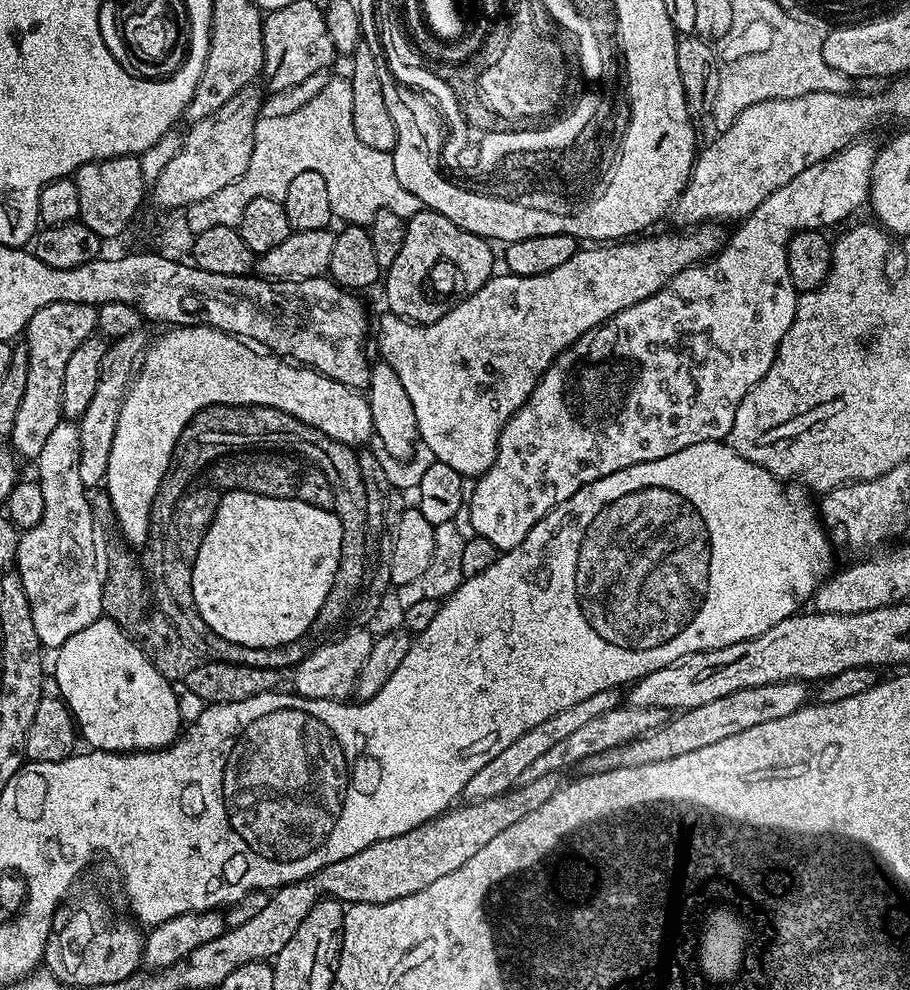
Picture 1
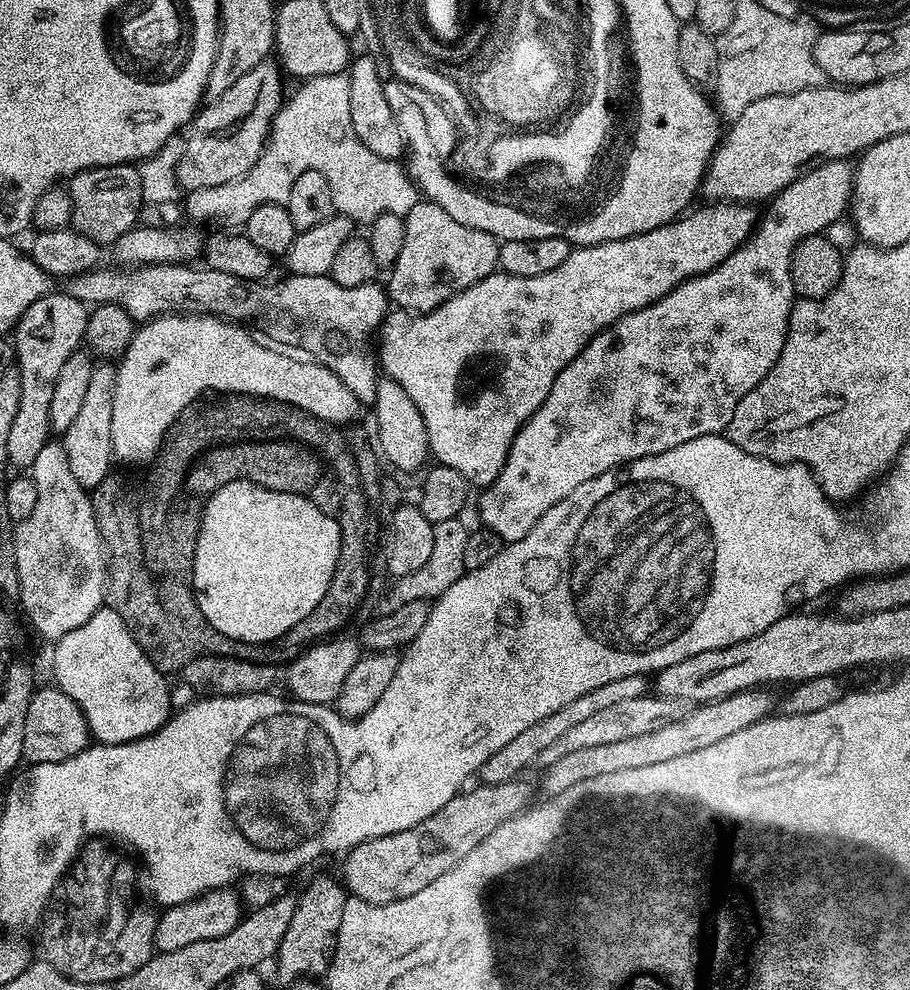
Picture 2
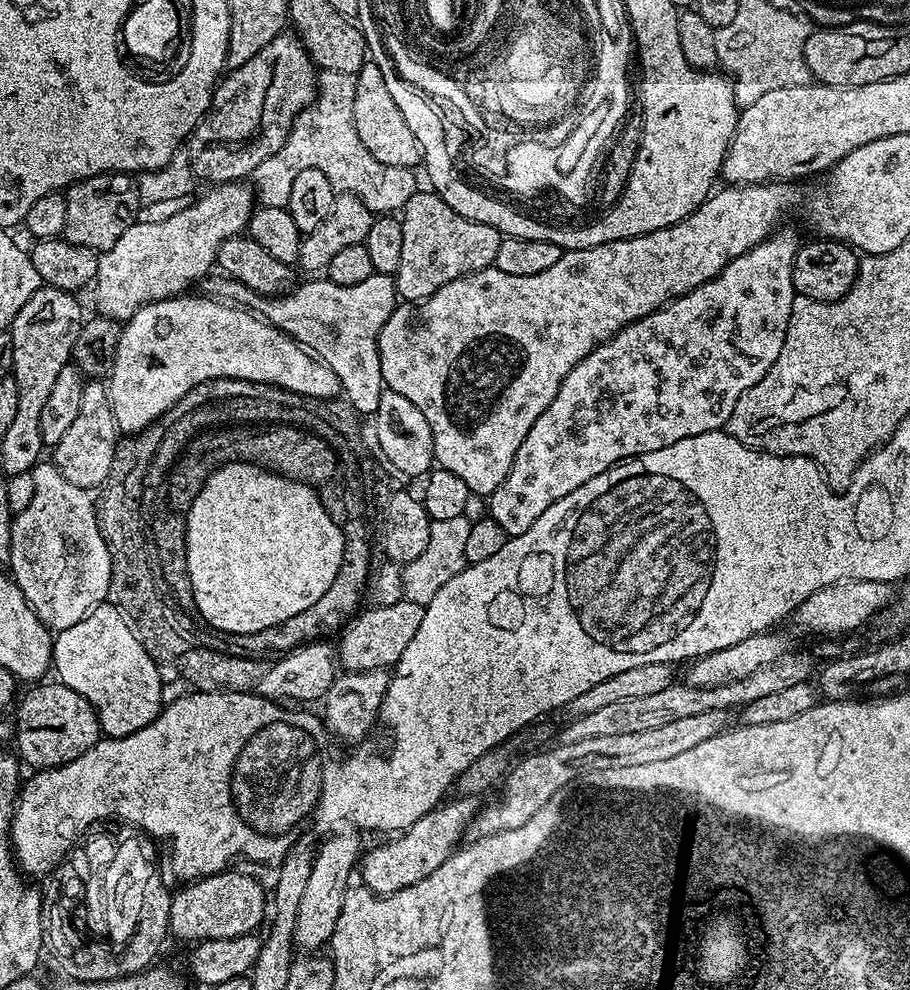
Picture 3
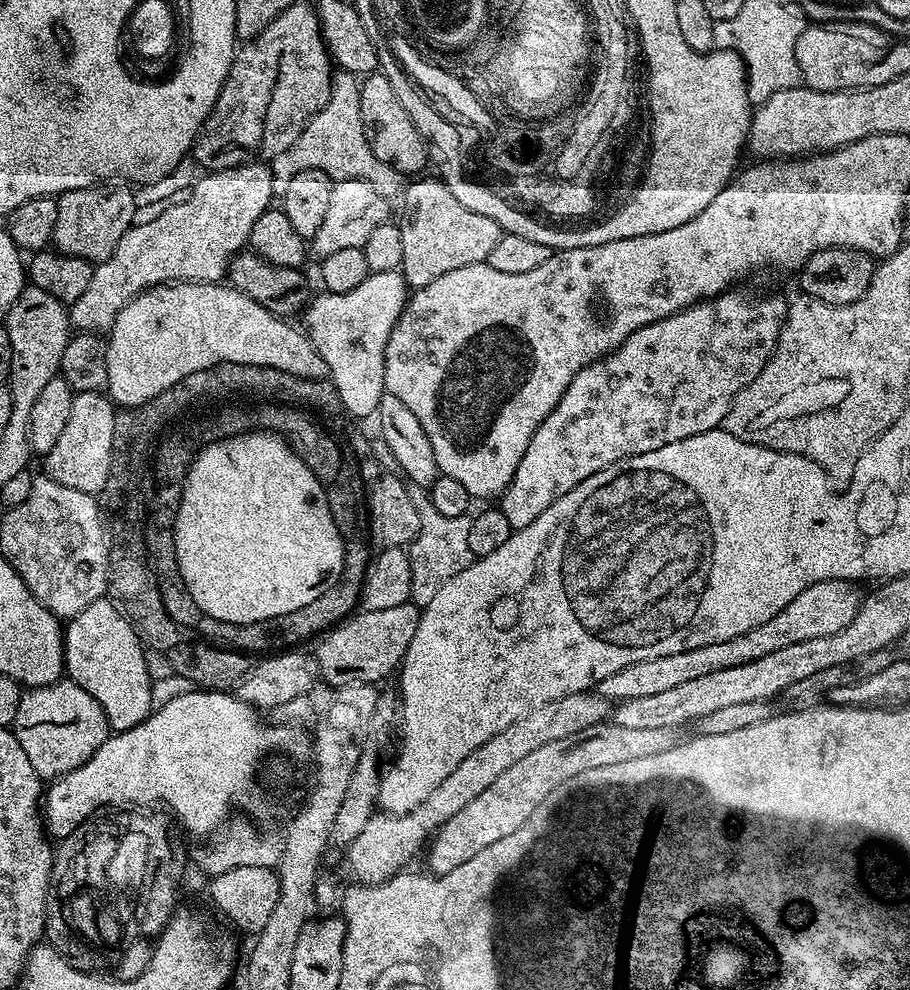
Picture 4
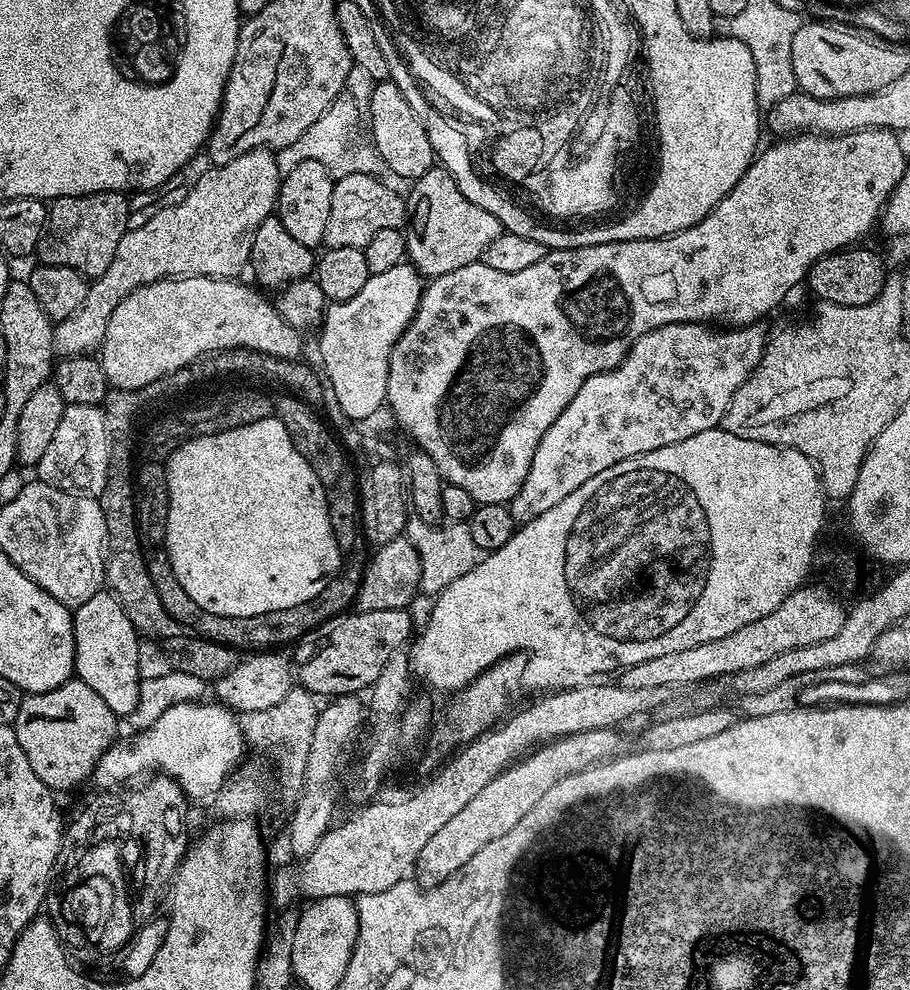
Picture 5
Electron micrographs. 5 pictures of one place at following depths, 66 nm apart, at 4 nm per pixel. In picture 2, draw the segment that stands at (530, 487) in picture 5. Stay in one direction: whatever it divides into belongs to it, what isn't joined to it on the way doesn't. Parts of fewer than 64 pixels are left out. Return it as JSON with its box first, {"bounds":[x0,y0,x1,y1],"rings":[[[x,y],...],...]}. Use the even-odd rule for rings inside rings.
{"bounds":[480,159,854,542],"rings":[[[851,159],[831,160],[806,174],[802,174],[790,186],[786,186],[777,196],[773,196],[768,208],[758,220],[758,227],[748,237],[748,241],[730,258],[723,260],[718,266],[714,266],[701,276],[692,276],[682,281],[673,292],[668,292],[658,302],[654,302],[645,308],[634,310],[626,314],[621,320],[615,320],[609,328],[604,328],[595,338],[586,345],[579,354],[572,359],[564,369],[554,378],[554,386],[550,386],[550,394],[546,394],[546,400],[524,425],[518,430],[514,442],[510,446],[510,454],[494,482],[490,482],[483,489],[480,496],[480,521],[483,527],[488,528],[494,534],[498,534],[501,542],[511,542],[526,538],[530,530],[562,498],[574,494],[582,482],[590,482],[590,478],[598,478],[598,474],[606,474],[611,468],[623,468],[626,464],[632,464],[638,458],[646,458],[654,454],[662,454],[666,450],[674,450],[674,446],[682,446],[682,442],[690,442],[690,438],[702,438],[703,436],[718,436],[727,429],[730,418],[734,418],[734,410],[738,410],[738,402],[754,390],[770,374],[774,362],[778,362],[778,354],[782,354],[782,346],[786,342],[788,323],[794,303],[792,279],[790,278],[790,262],[798,242],[807,236],[827,233],[828,227],[849,211],[852,202],[852,186],[854,183],[854,164]]]}

